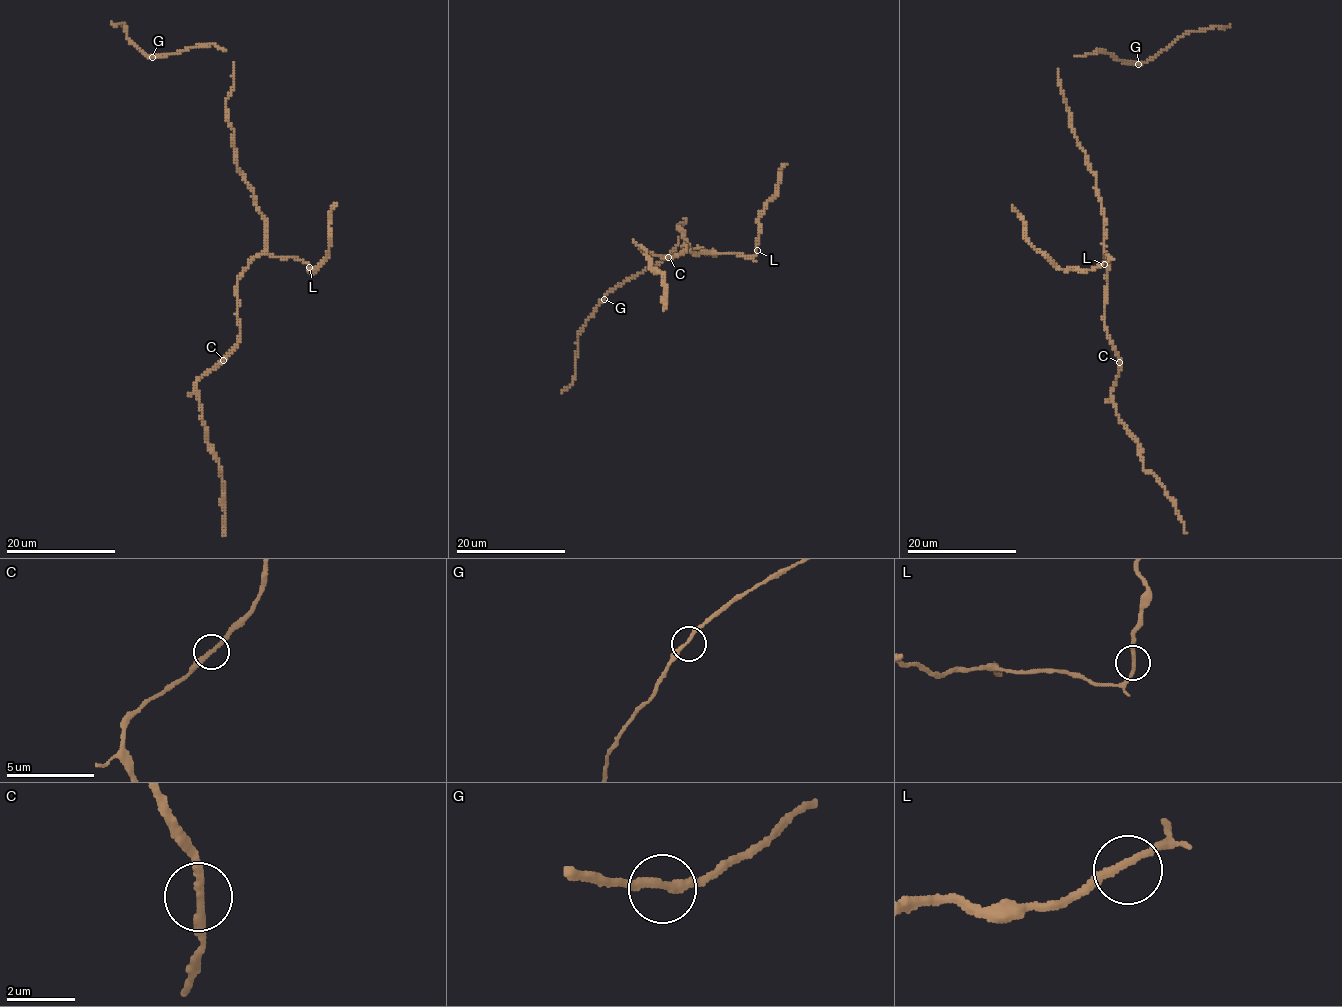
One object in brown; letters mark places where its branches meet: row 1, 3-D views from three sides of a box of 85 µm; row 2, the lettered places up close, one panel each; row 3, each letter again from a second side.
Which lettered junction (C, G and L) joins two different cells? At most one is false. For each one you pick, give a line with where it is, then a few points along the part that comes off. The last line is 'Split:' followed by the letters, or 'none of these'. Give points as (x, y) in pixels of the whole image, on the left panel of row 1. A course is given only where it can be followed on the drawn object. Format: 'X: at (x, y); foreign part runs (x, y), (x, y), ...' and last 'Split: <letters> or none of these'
Split: none of these

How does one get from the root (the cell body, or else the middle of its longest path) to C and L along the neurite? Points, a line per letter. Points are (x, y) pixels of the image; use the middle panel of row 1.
C: (705, 252), (715, 253), (692, 253), (684, 250), (683, 245), (685, 250), (669, 257)
L: (705, 252), (742, 254), (751, 258), (757, 250)

